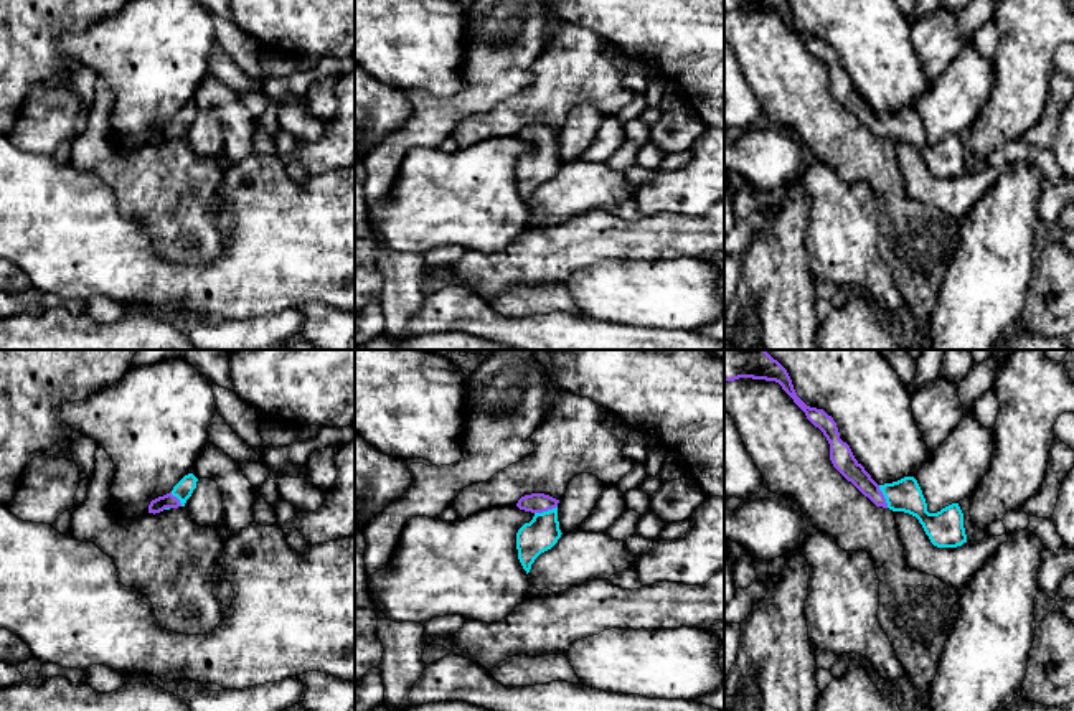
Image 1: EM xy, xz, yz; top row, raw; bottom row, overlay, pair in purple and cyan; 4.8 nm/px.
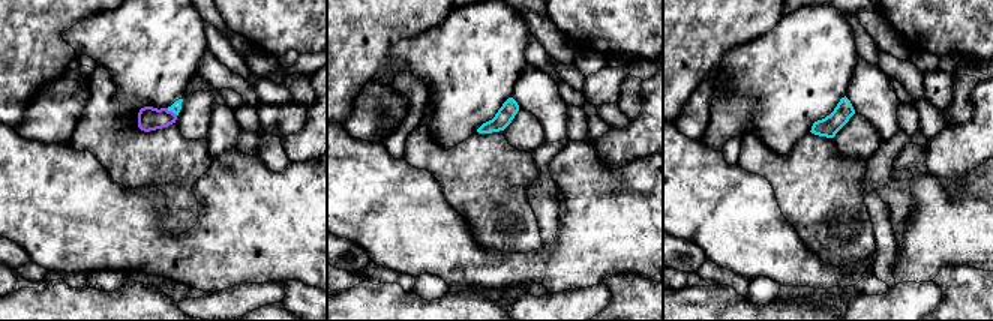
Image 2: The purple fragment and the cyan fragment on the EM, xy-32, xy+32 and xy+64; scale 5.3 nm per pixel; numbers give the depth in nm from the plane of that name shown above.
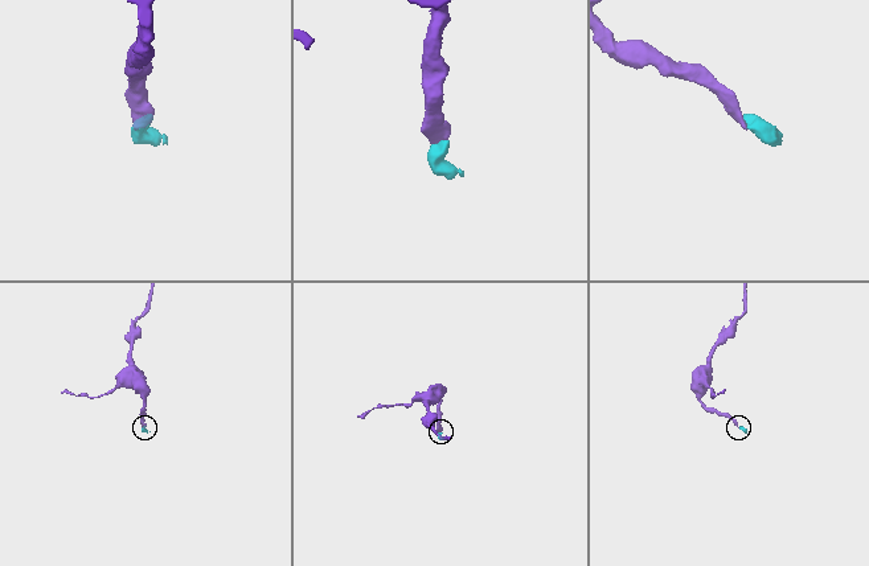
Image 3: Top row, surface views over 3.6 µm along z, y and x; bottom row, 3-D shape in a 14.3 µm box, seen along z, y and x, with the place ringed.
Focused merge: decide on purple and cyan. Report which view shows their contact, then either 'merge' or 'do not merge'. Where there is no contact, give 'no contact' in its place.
xz | merge

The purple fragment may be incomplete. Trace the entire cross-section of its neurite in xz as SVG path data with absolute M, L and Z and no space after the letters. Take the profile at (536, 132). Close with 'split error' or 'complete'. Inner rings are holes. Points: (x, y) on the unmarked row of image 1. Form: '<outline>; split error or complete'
M544 124L525 125L516 134L520 140L535 145L533 150L525 153L516 163L518 190L526 205L535 190L551 180L563 165L558 152L558 134L559 130Z; split error

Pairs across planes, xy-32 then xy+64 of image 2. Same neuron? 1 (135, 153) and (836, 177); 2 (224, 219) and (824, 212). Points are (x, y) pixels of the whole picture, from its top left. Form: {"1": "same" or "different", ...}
{"1": "same", "2": "different"}

